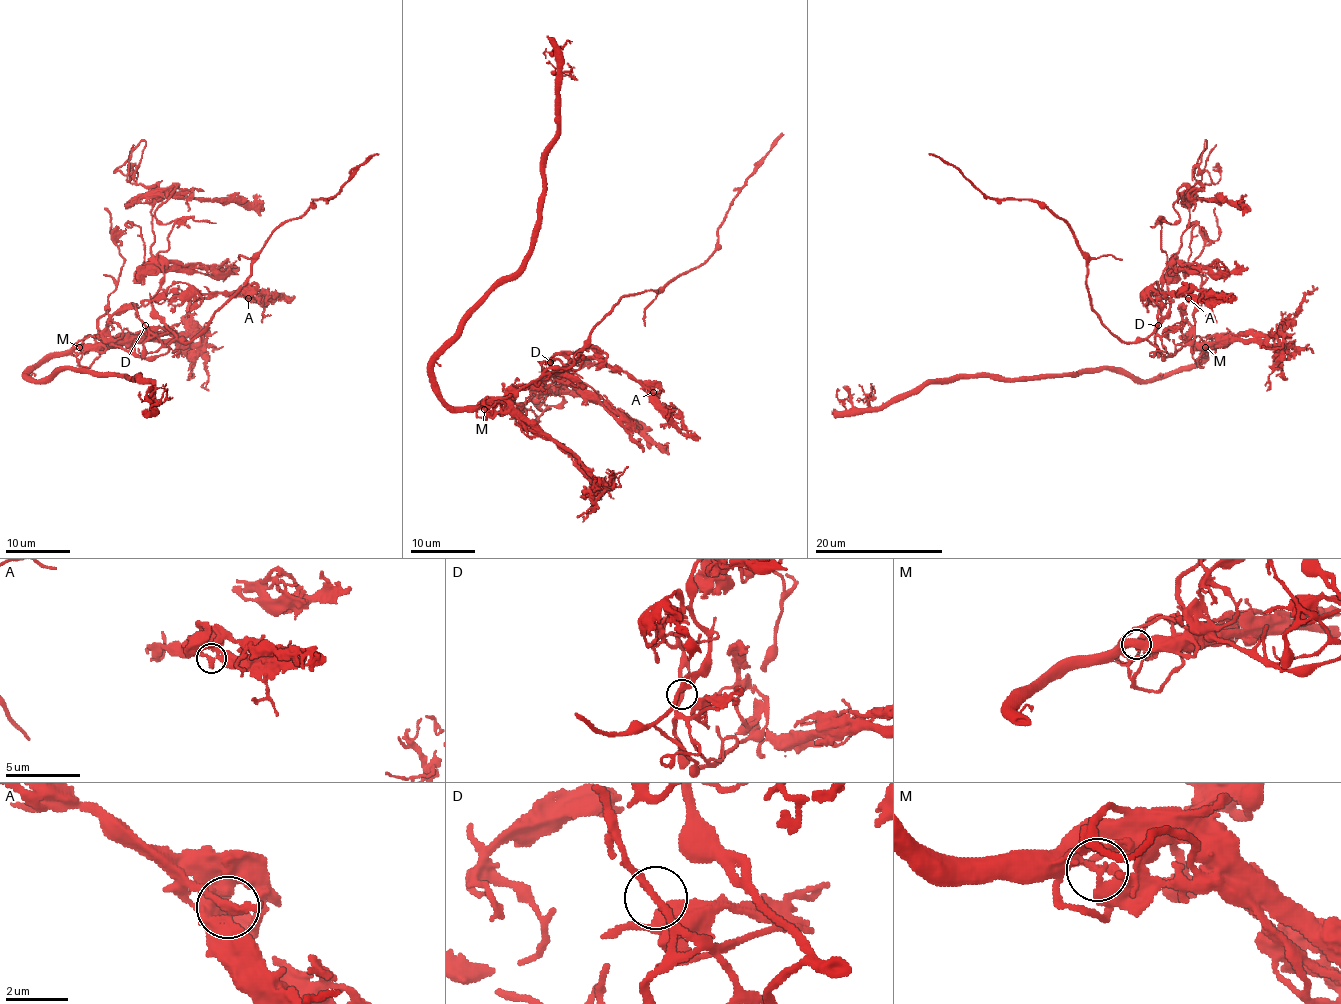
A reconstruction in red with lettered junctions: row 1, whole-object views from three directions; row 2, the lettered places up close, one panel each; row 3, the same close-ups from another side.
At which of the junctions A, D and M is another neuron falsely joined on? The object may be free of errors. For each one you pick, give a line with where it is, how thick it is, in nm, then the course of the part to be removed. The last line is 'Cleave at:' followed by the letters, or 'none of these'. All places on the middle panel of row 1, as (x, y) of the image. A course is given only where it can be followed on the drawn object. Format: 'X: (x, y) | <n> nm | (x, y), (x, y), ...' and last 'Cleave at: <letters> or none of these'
M: (484, 409) | 320 nm | (485, 410), (454, 408), (441, 397), (435, 357), (530, 248), (546, 148), (557, 124), (555, 49), (571, 41)
Cleave at: M

